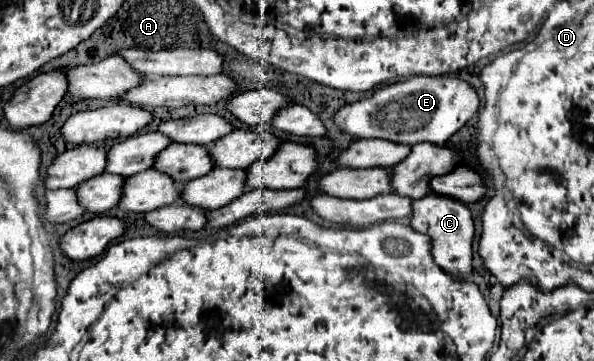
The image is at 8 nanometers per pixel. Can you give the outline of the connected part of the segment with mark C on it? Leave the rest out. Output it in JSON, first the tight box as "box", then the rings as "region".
{"box":[410,194,474,278],"region":[[[428,194],[412,204],[410,226],[416,232],[430,236],[432,242],[432,258],[434,262],[454,278],[468,278],[472,272],[472,238],[474,238],[474,222],[470,210],[452,198]]]}

